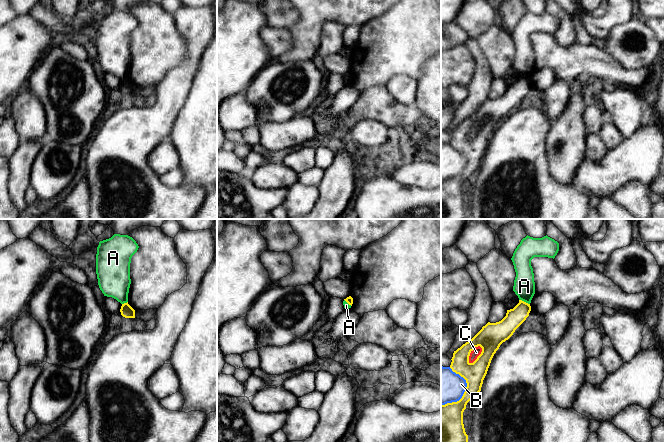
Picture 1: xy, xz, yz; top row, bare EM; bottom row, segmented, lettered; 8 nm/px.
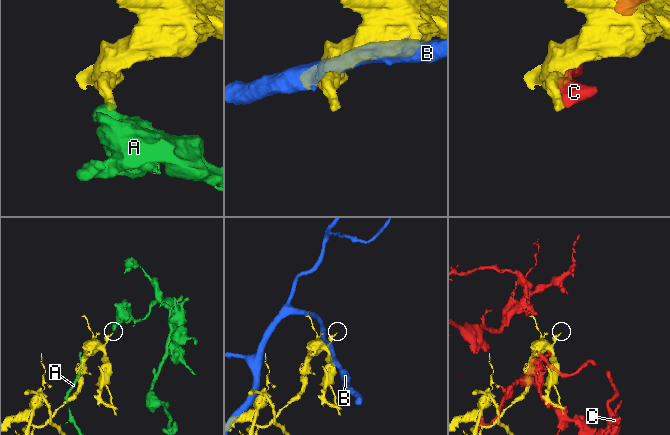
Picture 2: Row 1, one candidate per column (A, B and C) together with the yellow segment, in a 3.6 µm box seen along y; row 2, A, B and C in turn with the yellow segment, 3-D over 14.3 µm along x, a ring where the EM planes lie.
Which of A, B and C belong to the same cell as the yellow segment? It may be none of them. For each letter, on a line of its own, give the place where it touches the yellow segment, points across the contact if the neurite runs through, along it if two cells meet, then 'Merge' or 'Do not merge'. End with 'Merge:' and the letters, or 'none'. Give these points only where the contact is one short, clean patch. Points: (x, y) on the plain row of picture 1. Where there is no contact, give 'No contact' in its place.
A: Touches yellow at yz (523, 77). Boundary: yz (519, 75), (529, 80). Do not merge
B: Touches yellow at yz (465, 167). Do not merge
C: Touches yellow at yz (469, 130). Do not merge
Merge: none

